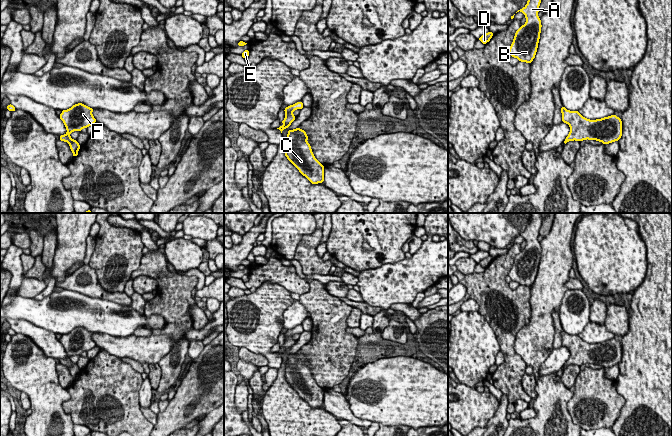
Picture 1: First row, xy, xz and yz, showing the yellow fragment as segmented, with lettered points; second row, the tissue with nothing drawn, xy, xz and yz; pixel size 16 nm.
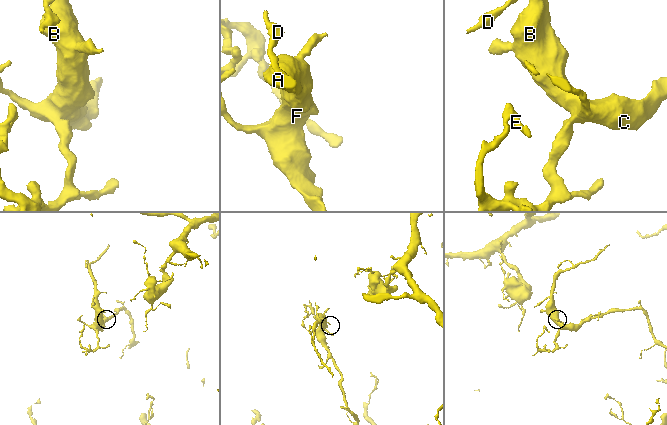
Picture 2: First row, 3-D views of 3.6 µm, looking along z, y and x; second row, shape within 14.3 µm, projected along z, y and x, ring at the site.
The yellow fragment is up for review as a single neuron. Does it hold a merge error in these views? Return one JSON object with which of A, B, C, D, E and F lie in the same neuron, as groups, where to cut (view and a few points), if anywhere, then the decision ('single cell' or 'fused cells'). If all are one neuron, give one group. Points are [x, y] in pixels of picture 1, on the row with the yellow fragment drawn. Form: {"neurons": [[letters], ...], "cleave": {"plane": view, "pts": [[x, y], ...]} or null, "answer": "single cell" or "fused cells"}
{"neurons": [["A", "B", "C", "D", "E", "F"]], "cleave": null, "answer": "single cell"}

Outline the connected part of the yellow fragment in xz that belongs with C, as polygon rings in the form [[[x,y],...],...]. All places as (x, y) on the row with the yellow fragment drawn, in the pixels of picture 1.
[[[299,127],[288,130],[285,156],[312,184],[323,183],[324,166],[315,158],[306,132]]]

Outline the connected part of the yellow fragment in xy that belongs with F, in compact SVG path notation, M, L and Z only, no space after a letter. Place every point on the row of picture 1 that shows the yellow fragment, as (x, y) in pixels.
M78 103L73 105L70 109L63 110L59 116L67 129L65 135L59 136L60 140L69 144L74 157L78 155L78 150L81 145L78 144L77 140L73 140L70 137L70 133L73 131L81 132L83 128L87 128L94 124L96 119L92 115L93 110L94 109L82 103Z

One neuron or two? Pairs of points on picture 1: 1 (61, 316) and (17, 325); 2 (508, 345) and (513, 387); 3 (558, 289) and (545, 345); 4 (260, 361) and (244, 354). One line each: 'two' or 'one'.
1: two
2: one
3: one
4: one

